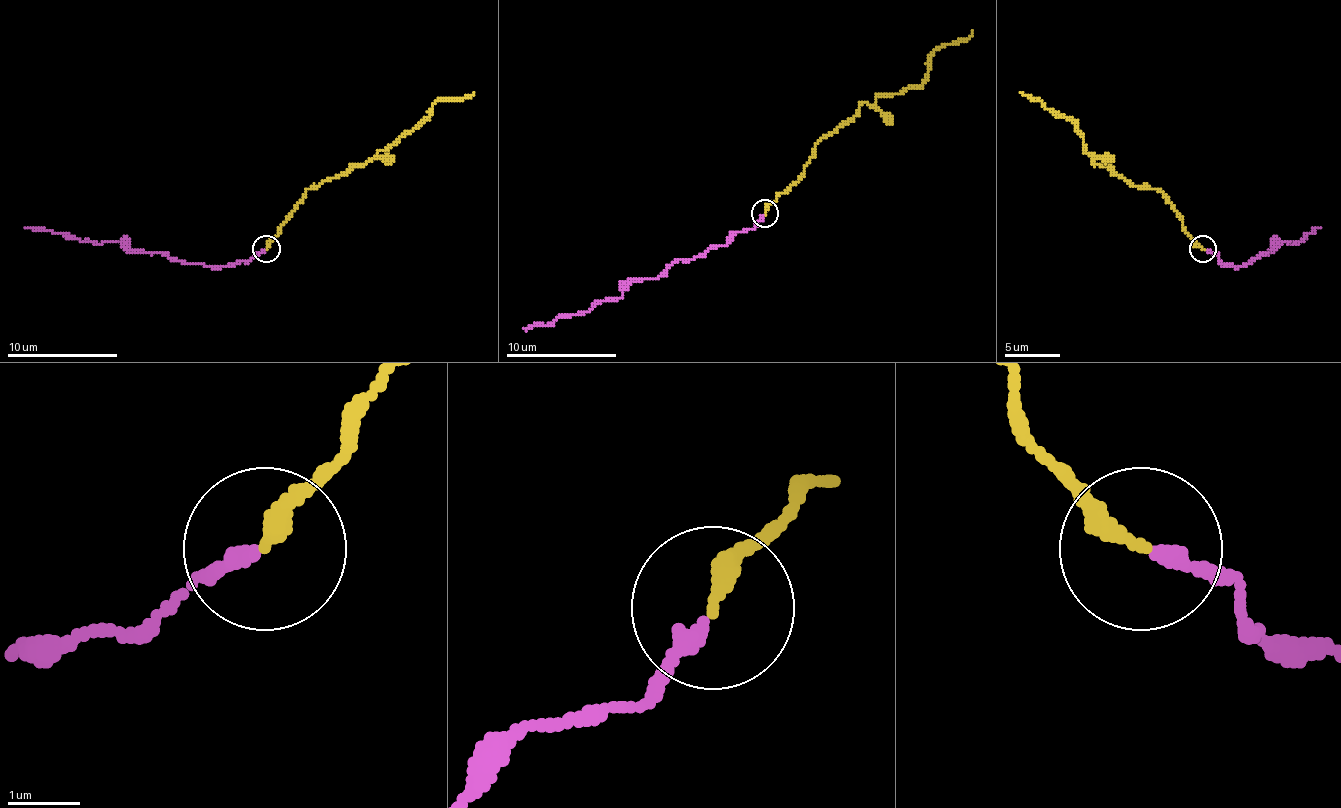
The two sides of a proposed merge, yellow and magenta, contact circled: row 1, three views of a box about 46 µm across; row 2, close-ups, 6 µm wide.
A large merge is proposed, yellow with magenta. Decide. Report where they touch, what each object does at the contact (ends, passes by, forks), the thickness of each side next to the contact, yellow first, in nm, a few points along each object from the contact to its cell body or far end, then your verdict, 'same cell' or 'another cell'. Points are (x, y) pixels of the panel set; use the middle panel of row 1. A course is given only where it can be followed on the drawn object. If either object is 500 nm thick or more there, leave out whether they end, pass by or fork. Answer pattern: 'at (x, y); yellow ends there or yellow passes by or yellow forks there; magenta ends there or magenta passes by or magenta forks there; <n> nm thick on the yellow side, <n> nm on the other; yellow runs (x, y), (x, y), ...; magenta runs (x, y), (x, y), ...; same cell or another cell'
at (765, 213); yellow ends there; magenta ends there; 240 nm thick on the yellow side, 200 nm on the other; yellow runs (765, 212), (796, 182), (812, 149), (862, 105), (917, 88), (936, 50), (964, 41), (972, 30); magenta runs (763, 215), (746, 231), (672, 262), (655, 278), (636, 278), (619, 298), (562, 314), (548, 325), (523, 328); another cell

